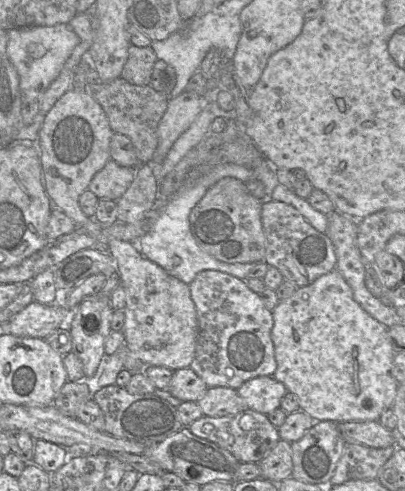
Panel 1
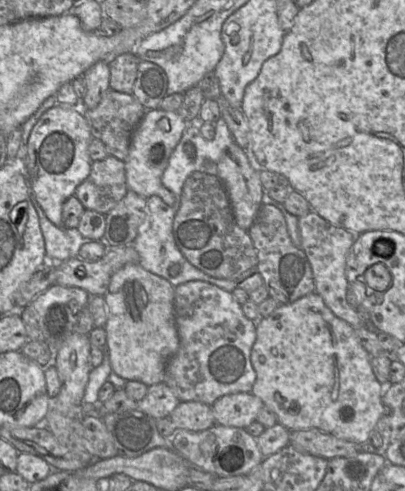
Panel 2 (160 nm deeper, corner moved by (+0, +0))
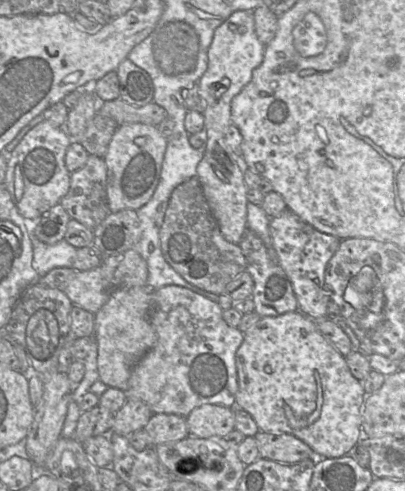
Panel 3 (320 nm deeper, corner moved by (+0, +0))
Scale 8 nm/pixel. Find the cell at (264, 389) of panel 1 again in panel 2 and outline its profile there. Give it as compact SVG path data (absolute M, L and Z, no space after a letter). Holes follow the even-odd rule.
M251 392L224 395L211 404L216 424L237 428L255 422L263 406L262 400Z

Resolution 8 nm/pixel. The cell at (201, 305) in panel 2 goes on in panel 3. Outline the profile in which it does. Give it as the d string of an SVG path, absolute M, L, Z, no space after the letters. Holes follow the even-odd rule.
M170 285L153 290L149 319L157 340L131 370L124 391L127 400L143 401L153 414L182 417L205 404L235 407L235 355L244 333L228 326L222 313L218 303L187 288Z

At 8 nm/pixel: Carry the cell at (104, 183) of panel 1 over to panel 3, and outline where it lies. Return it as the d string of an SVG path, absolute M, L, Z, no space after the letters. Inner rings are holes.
M89 155L85 165L72 172L70 187L60 204L73 220L77 220L89 229L95 230L110 213L107 192L107 167L103 158Z

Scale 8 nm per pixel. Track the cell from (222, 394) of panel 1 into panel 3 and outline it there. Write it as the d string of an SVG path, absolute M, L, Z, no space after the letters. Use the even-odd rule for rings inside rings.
M154 414L144 429L151 437L153 447L176 442L189 435L186 417L175 414Z

